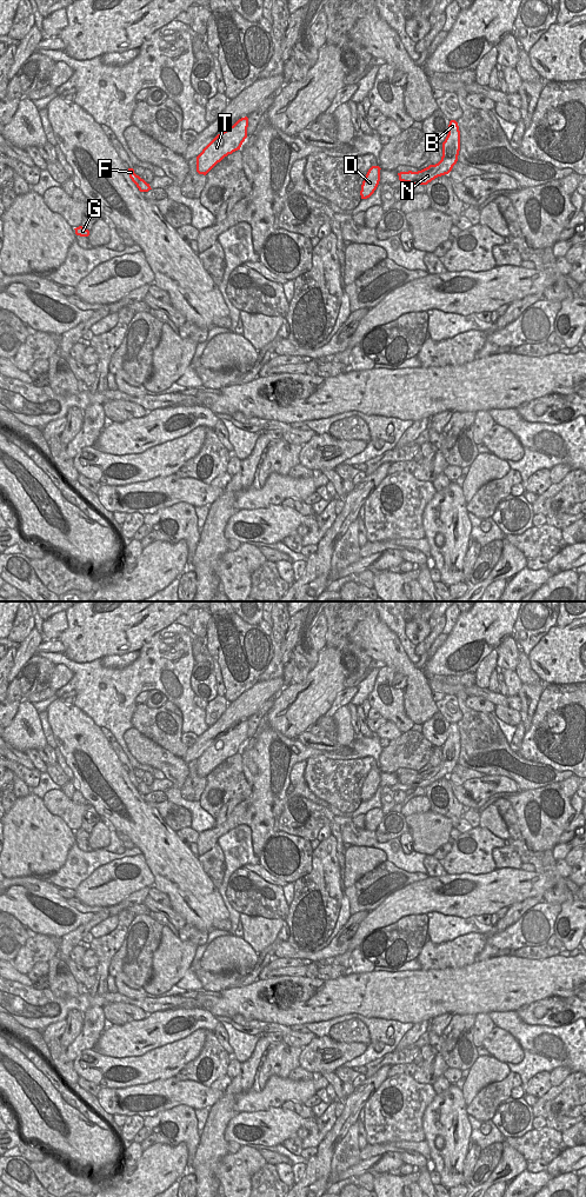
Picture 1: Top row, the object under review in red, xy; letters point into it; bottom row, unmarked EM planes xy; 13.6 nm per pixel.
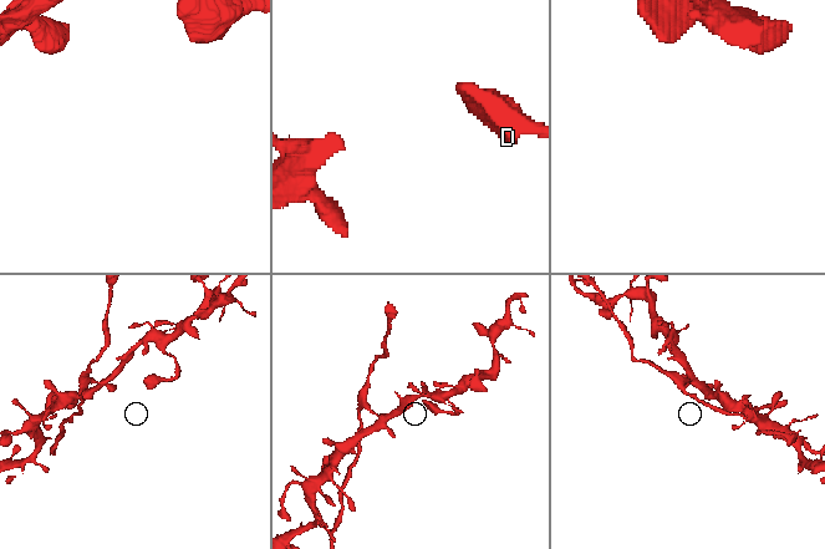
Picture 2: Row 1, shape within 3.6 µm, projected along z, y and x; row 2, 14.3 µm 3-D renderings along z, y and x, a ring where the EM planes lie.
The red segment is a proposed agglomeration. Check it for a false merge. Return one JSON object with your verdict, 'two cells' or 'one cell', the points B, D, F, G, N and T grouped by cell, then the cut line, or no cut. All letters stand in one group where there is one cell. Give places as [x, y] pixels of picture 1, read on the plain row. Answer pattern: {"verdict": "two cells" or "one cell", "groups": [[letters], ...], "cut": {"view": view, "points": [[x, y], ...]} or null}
{"verdict": "two cells", "groups": [["B", "D", "N", "T"], ["F", "G"]], "cut": {"view": "xy", "points": [[146, 786], [148, 792]]}}

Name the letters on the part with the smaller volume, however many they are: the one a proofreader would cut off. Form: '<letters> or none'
F, G

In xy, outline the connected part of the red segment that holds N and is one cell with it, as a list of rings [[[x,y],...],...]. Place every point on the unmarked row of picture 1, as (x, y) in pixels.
[[[451,723],[448,727],[448,737],[442,745],[442,759],[441,763],[435,767],[429,767],[428,770],[418,774],[400,774],[398,776],[399,783],[404,785],[409,785],[413,787],[427,787],[438,779],[448,777],[453,769],[458,764],[458,758],[460,753],[460,733],[458,725]]]

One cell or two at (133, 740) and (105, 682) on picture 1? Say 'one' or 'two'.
two

